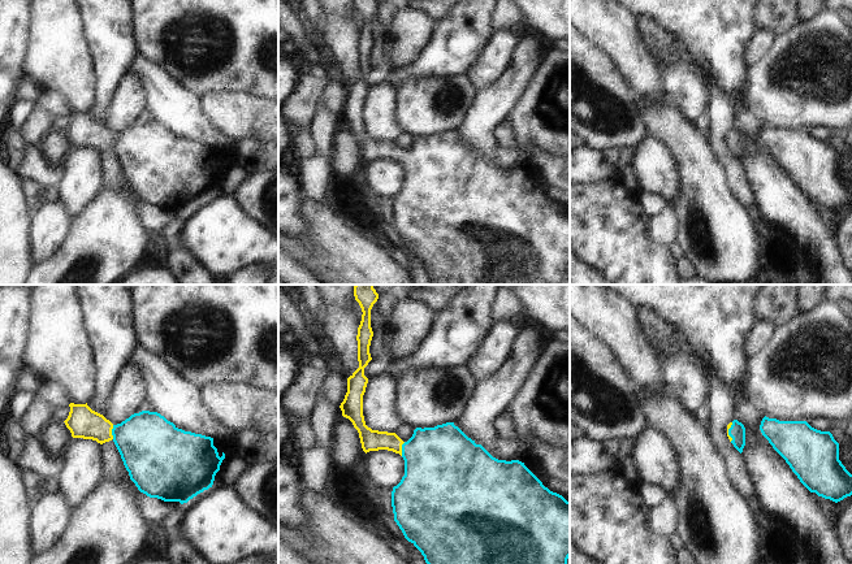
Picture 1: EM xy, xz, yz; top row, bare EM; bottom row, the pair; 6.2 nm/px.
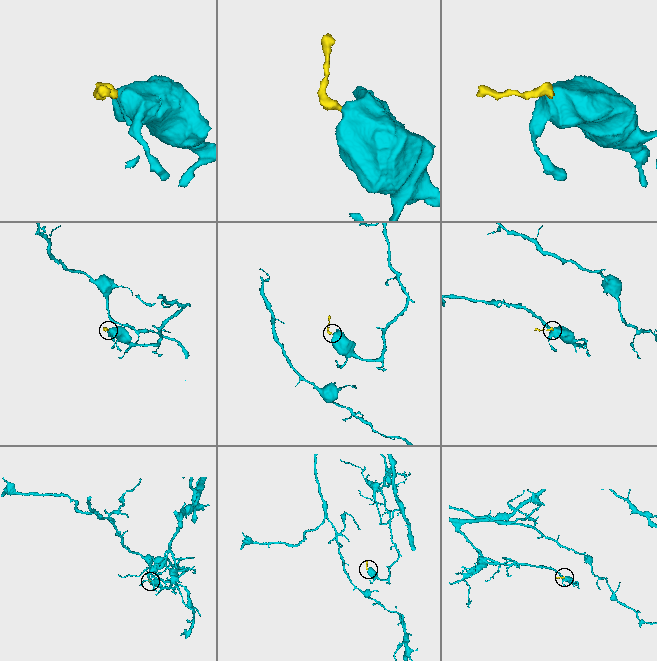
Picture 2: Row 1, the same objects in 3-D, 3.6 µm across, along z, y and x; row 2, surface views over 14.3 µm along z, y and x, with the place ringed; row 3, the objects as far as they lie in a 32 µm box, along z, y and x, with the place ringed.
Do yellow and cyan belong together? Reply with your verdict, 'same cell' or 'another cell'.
same cell

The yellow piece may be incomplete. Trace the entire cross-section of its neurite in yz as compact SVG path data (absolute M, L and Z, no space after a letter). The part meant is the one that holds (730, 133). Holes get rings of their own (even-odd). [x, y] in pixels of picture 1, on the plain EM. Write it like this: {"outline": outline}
{"outline": "M738 129L727 134L727 146L734 156L741 162L745 155L745 136Z"}

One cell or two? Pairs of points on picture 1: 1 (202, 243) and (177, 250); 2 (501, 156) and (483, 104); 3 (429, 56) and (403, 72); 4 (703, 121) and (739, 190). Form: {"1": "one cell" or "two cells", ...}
{"1": "two cells", "2": "one cell", "3": "one cell", "4": "two cells"}

